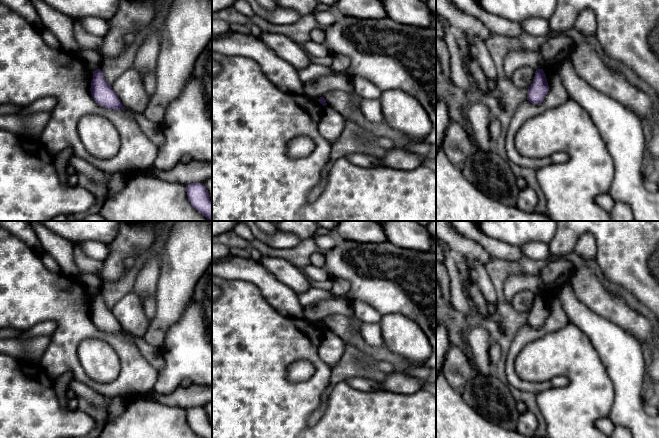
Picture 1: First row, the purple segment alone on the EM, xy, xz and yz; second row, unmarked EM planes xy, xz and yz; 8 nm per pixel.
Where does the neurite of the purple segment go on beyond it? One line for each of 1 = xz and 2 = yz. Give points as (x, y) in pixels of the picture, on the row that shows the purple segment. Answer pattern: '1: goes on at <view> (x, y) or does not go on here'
1: does not go on here
2: does not go on here

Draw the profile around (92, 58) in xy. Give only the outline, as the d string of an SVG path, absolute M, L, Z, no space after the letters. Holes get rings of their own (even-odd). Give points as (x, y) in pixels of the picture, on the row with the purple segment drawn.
M81 49L79 54L86 62L89 70L92 72L99 69L101 63L101 57L99 53L94 49Z

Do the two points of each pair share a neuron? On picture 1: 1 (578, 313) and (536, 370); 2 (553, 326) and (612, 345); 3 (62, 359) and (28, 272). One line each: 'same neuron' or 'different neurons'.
1: different neurons
2: different neurons
3: same neuron

